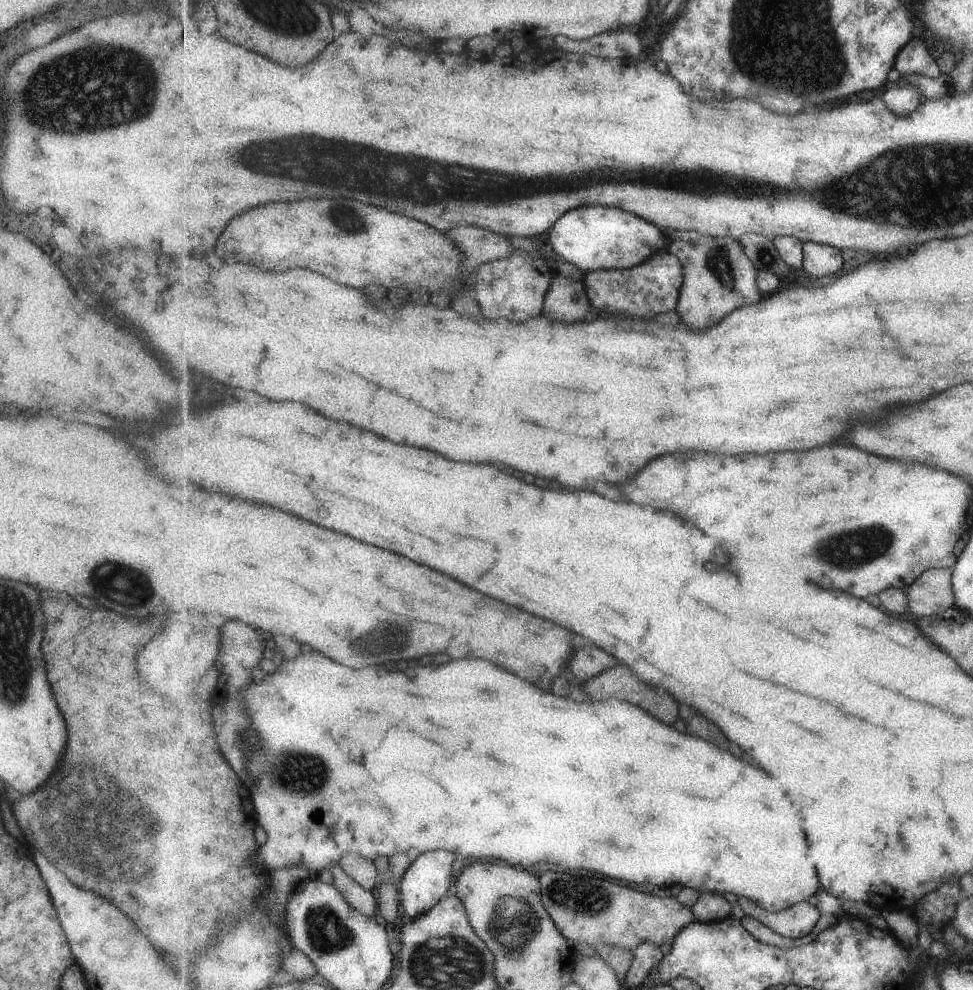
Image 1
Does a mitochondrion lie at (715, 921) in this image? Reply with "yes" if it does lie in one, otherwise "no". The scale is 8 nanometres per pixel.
no

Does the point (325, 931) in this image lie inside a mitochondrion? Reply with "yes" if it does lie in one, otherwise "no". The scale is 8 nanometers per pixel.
yes

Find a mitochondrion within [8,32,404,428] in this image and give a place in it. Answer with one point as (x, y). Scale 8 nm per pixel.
(104, 86)

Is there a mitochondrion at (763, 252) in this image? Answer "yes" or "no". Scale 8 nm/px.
yes

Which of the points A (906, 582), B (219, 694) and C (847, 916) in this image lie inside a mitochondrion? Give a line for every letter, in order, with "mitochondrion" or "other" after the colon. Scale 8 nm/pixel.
A: other
B: other
C: other

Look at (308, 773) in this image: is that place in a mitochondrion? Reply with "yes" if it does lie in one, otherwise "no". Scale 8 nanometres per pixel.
yes

